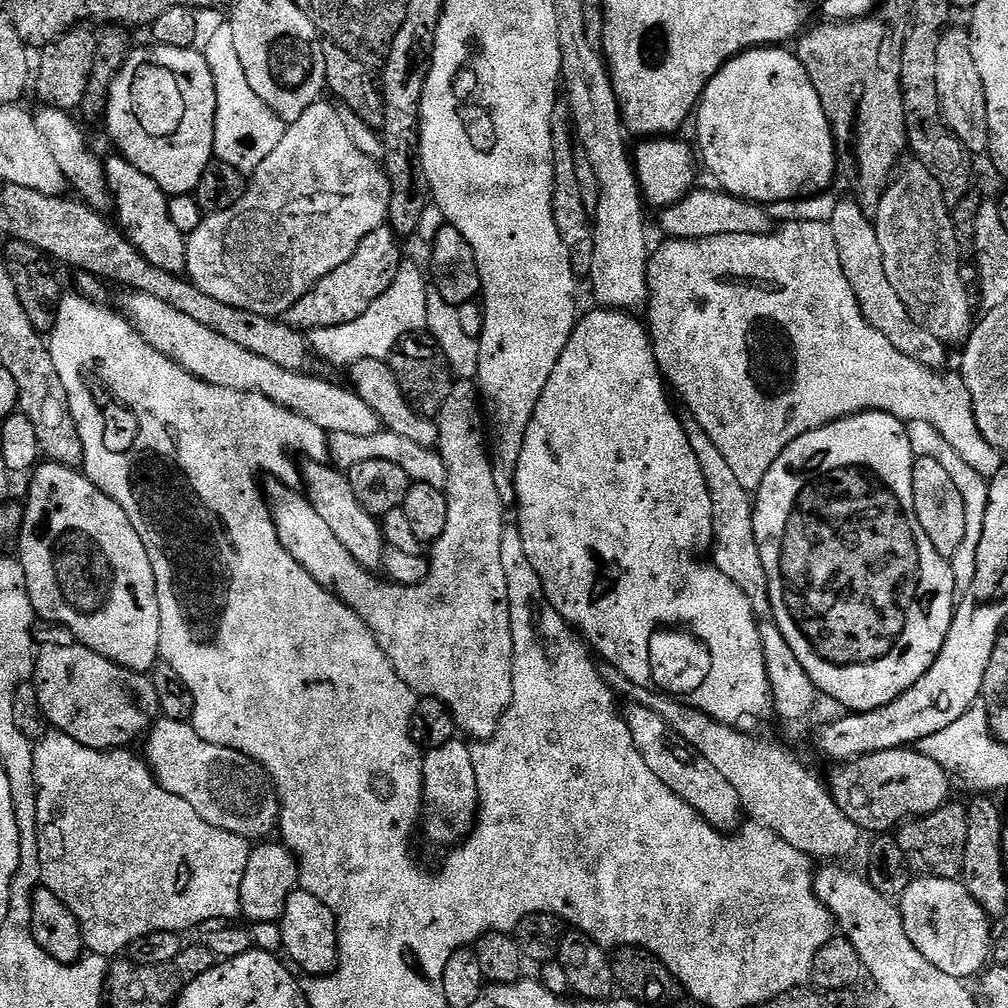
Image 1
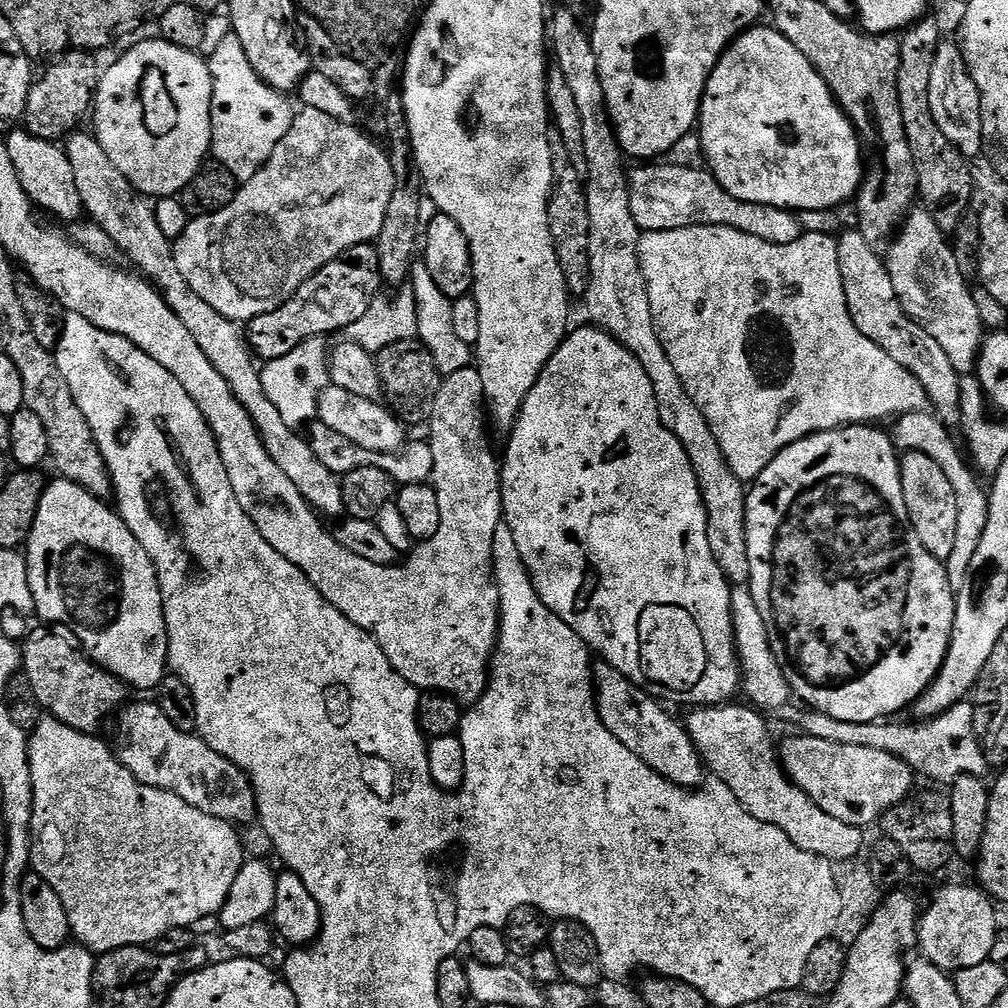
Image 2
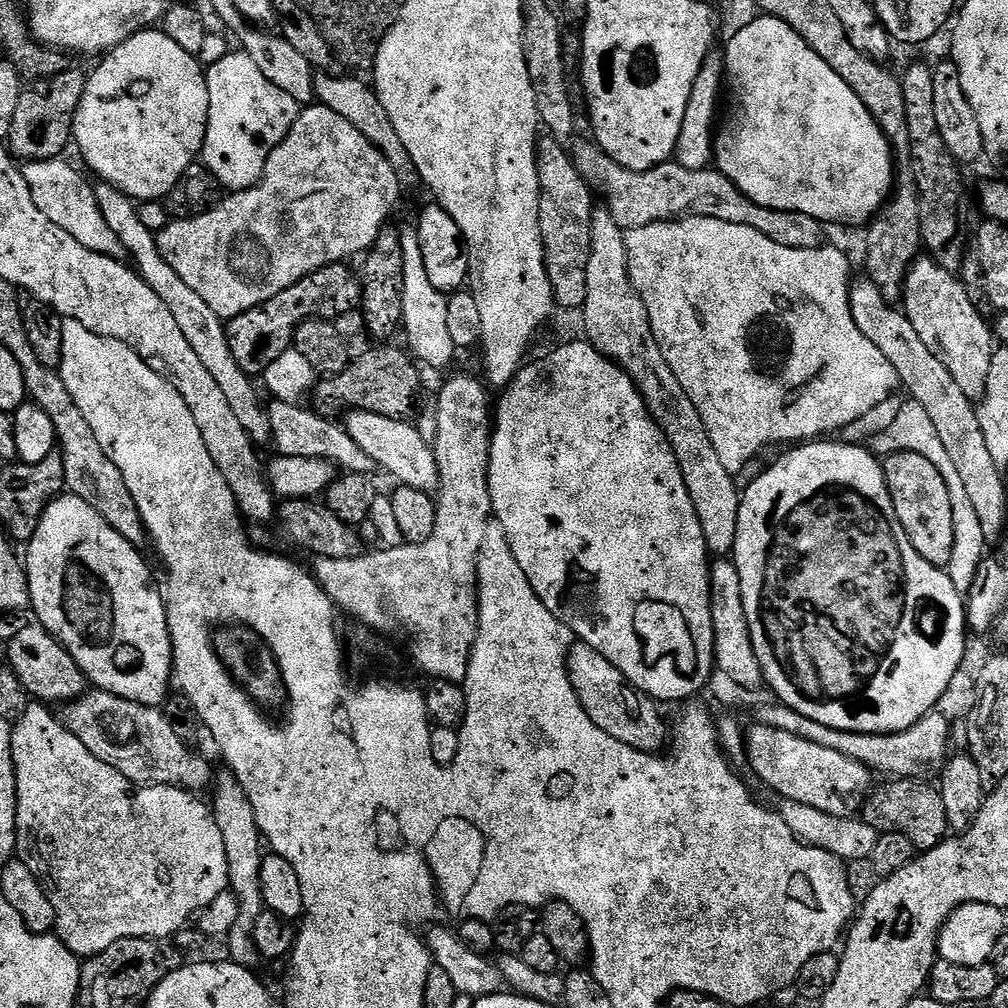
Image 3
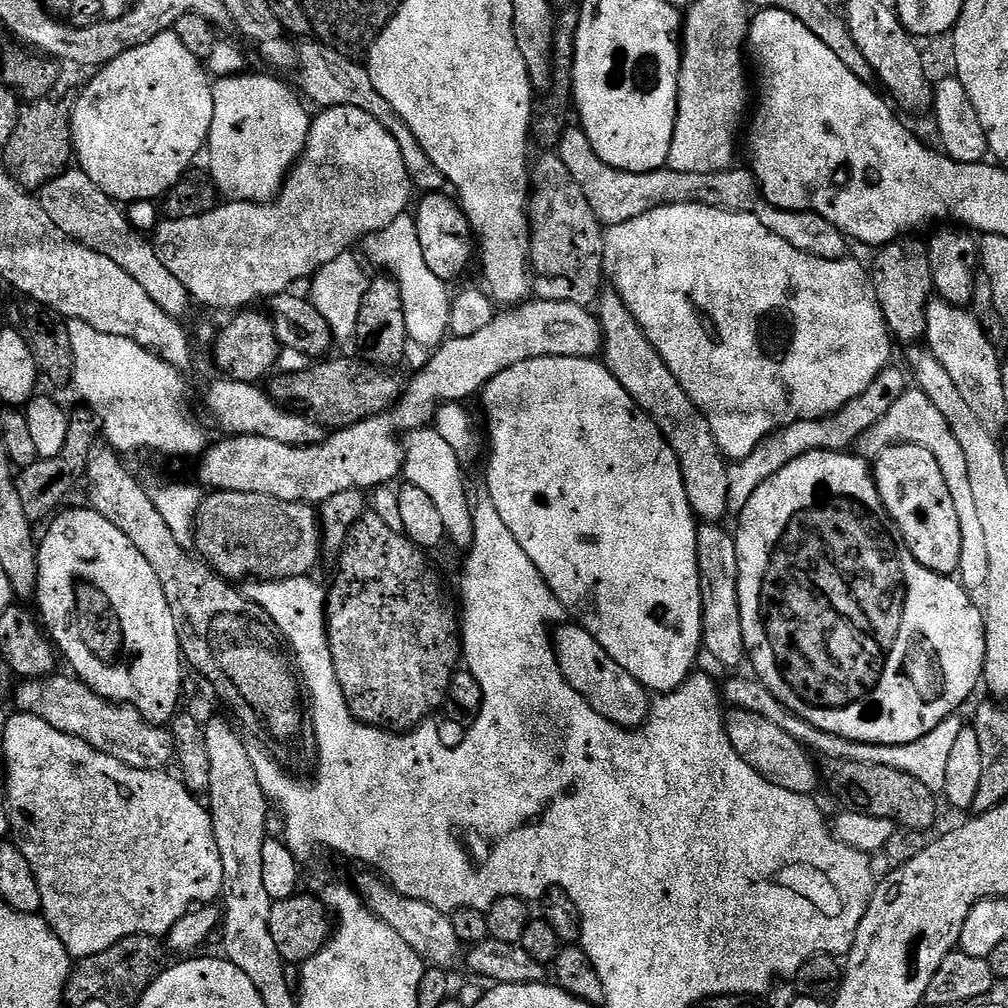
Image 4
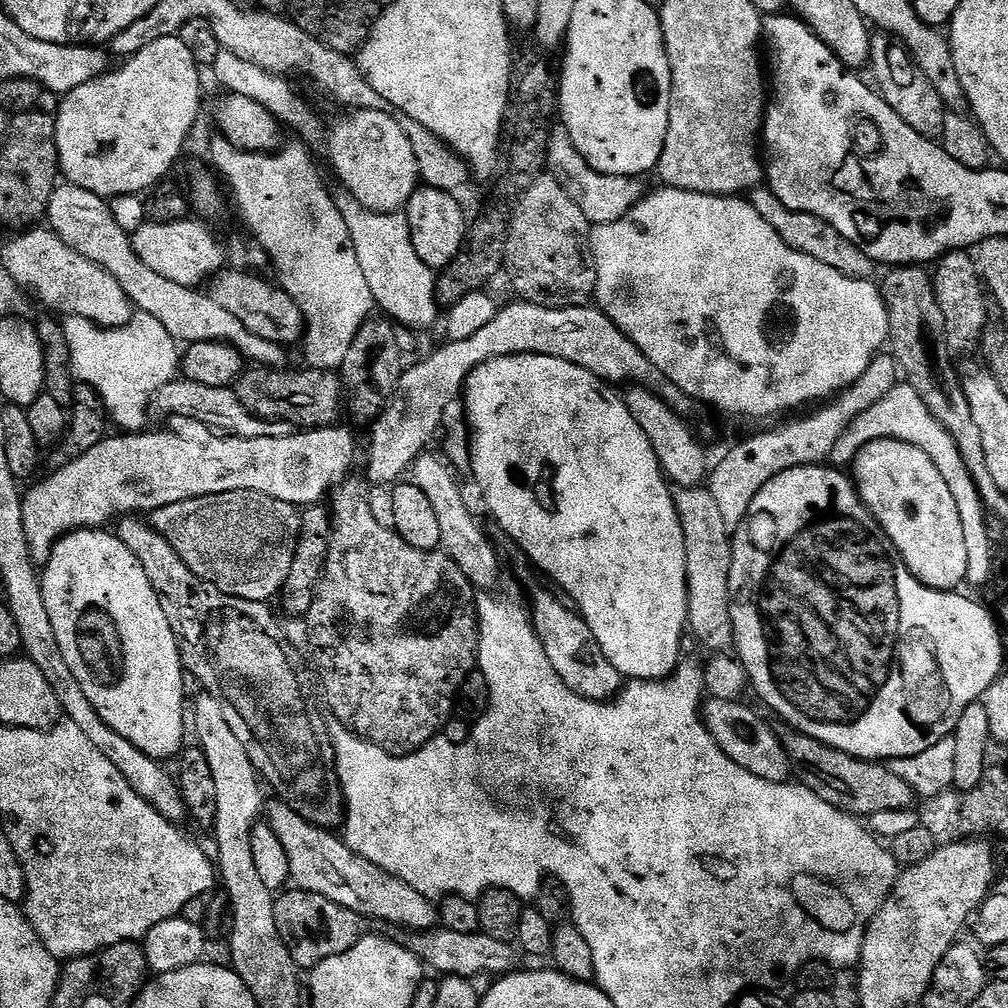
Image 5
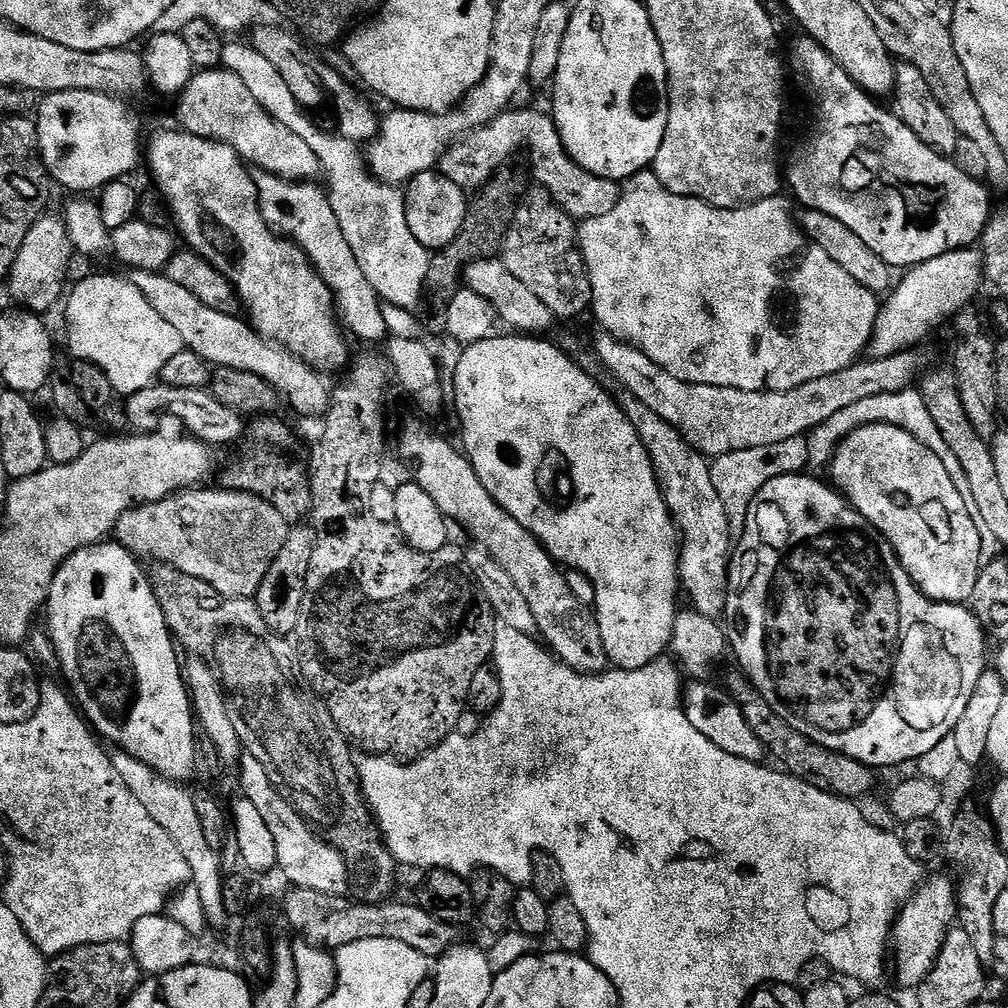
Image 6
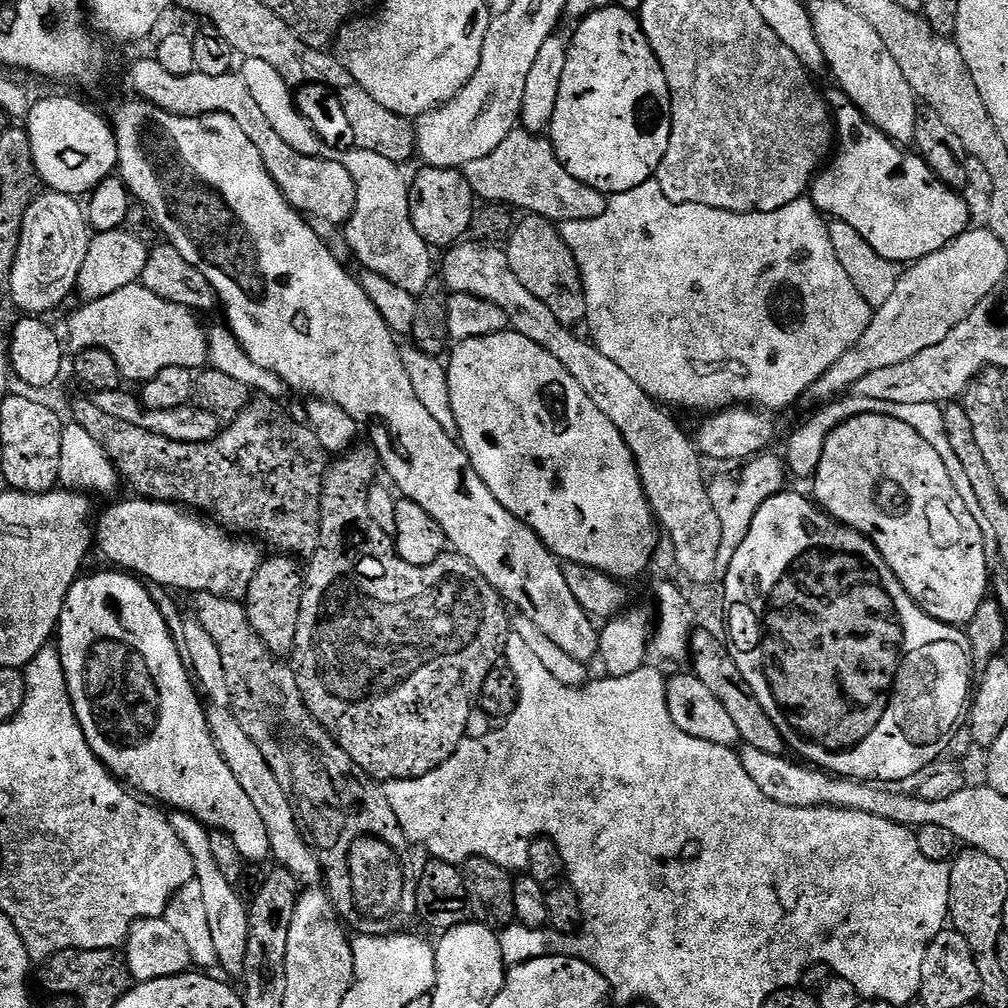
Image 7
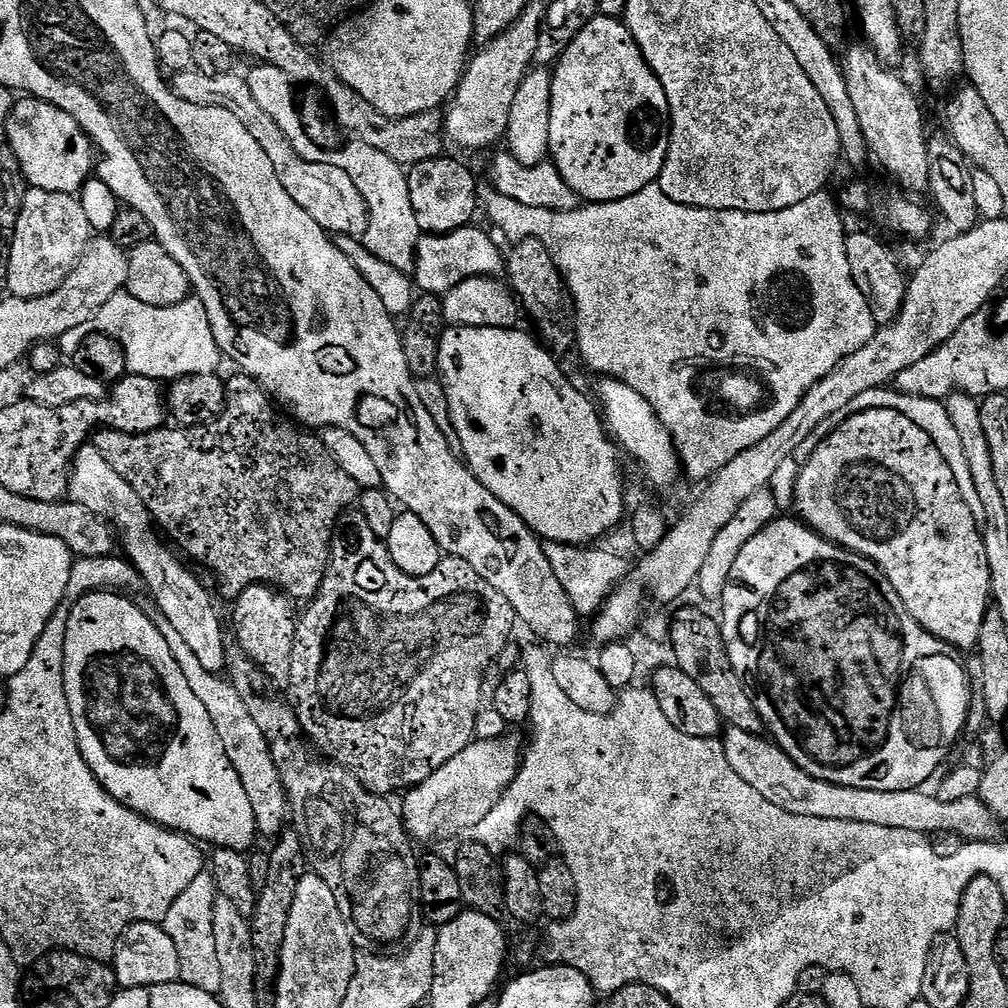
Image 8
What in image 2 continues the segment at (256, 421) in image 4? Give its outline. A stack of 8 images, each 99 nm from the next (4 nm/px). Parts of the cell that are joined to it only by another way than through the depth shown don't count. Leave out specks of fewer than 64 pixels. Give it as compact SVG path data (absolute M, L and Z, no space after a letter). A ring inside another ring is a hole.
M319 422L307 425L306 439L310 450L314 450L314 455L318 458L318 462L322 462L322 466L326 466L326 470L335 472L341 478L350 470L358 470L362 466L375 466L378 470L390 474L390 478L398 486L426 484L432 479L434 454L432 453L432 447L427 442L420 442L420 444L409 443L407 447L399 452L362 450L362 446L354 446L354 442L350 442L350 438L346 438L343 434L338 434L338 430L330 430L330 426Z

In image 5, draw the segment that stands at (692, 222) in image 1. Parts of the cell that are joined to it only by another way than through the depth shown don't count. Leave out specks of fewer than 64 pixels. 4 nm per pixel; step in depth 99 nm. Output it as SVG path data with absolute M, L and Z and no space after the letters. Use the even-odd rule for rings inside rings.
M557 126L552 132L547 167L551 175L555 176L558 182L562 182L574 202L582 206L582 214L586 214L593 226L618 222L623 216L630 214L630 210L634 210L636 204L646 196L643 179L634 176L611 176L594 170L590 162L586 162L586 158L578 152L570 134L562 126ZM766 186L752 190L750 203L755 206L755 209L766 222L770 222L782 240L792 249L806 253L812 258L817 258L820 262L826 263L826 266L832 266L840 273L844 273L847 277L852 277L855 280L871 279L874 276L875 261L871 260L861 248L854 246L848 238L839 234L838 230L825 219L818 218L817 215L812 215L806 211L790 210L788 206L782 205L781 200Z

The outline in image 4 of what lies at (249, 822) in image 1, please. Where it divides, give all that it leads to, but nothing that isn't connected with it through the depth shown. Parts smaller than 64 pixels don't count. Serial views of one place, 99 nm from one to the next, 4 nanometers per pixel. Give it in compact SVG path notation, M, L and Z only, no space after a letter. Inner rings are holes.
M53 674L40 680L17 683L14 688L15 711L42 718L42 722L54 726L54 730L76 736L79 740L86 741L94 750L110 758L118 758L118 762L131 768L159 772L167 769L168 763L173 763L176 741L172 739L167 727L148 723L142 718L142 714L138 714L136 708L131 708L128 704L114 704L102 698L75 675L60 675Z

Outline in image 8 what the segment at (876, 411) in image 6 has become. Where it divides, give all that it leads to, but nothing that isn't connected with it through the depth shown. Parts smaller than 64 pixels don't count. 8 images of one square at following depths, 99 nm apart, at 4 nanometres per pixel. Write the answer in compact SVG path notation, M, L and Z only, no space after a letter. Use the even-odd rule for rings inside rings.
M892 386L866 390L866 394L858 394L858 398L854 398L847 406L842 406L842 410L830 414L830 418L826 418L826 422L818 422L816 429L810 434L806 434L803 442L796 447L795 463L797 462L797 465L800 466L804 465L810 458L810 454L819 446L821 440L825 440L843 420L853 416L856 412L864 412L867 408L898 410L898 414L906 414L906 418L910 418L910 422L914 422L914 426L918 426L918 430L926 430L926 434L930 434L930 442L934 442L934 446L938 446L938 454L942 454L942 458L946 458L946 466L950 466L950 470L954 473L954 482L958 482L958 494L962 494L962 502L966 502L966 506L970 506L970 514L976 521L984 521L986 512L982 510L982 502L978 499L978 490L974 487L974 478L970 478L970 464L966 462L966 453L962 450L962 441L958 438L958 429L954 427L954 422L950 422L950 414L947 413L946 404L939 400L902 394Z

